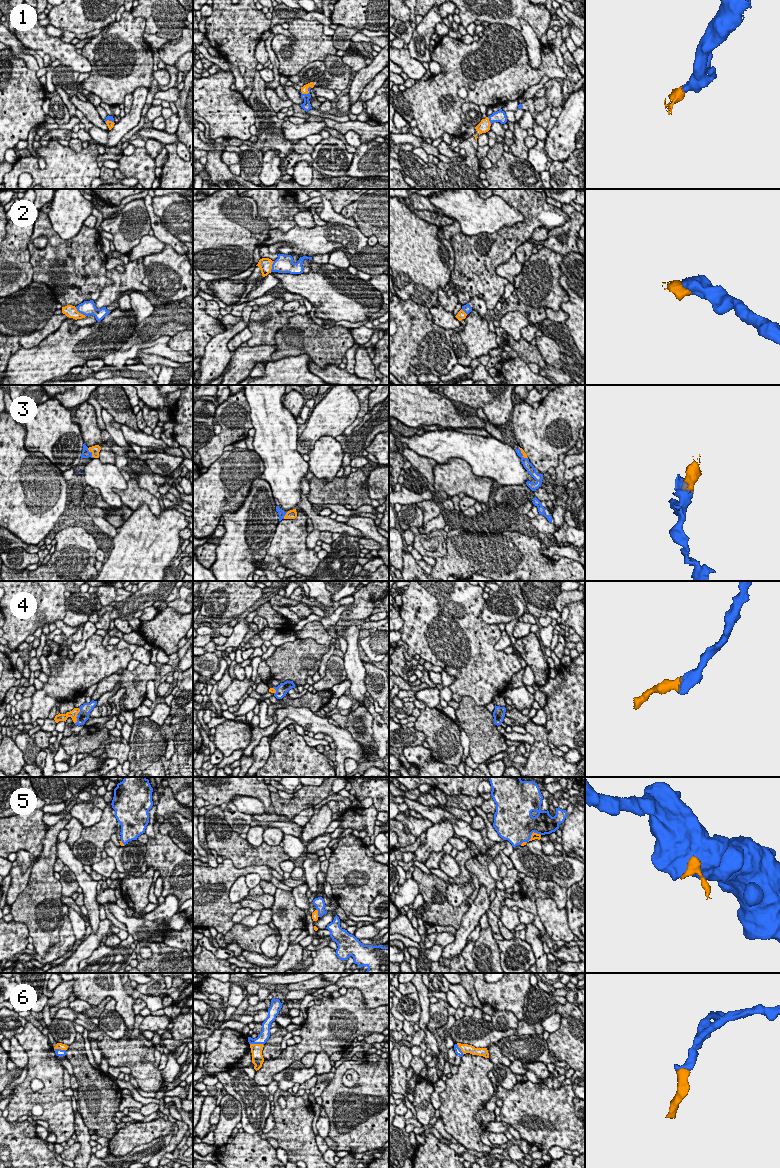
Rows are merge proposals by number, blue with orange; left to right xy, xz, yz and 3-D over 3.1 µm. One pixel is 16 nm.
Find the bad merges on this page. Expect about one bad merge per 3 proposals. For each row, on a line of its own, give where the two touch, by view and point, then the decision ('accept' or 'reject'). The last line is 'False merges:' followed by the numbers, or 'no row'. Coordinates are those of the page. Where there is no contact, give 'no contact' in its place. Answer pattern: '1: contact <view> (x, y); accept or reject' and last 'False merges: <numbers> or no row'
1: contact xz (308, 93); accept
2: contact xy (80, 312); reject
3: contact xy (91, 453); accept
4: contact xy (77, 716); accept
5: contact yz (530, 837); reject
6: contact xz (256, 1043); accept
False merges: 2, 5

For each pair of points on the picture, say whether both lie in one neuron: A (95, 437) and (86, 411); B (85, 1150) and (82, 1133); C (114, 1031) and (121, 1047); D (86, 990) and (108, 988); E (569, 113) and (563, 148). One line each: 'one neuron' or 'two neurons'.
A: one neuron
B: one neuron
C: two neurons
D: one neuron
E: one neuron

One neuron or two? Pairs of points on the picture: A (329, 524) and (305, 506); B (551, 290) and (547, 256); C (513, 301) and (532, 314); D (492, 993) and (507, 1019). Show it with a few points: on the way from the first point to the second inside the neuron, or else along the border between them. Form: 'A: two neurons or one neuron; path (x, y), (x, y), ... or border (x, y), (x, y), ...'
A: one neuron; path (323, 523), (310, 512)
B: one neuron; path (547, 282), (547, 264)
C: one neuron; path (518, 306), (522, 310), (527, 310)
D: two neurons; border (494, 1009), (509, 1010), (519, 1020)

